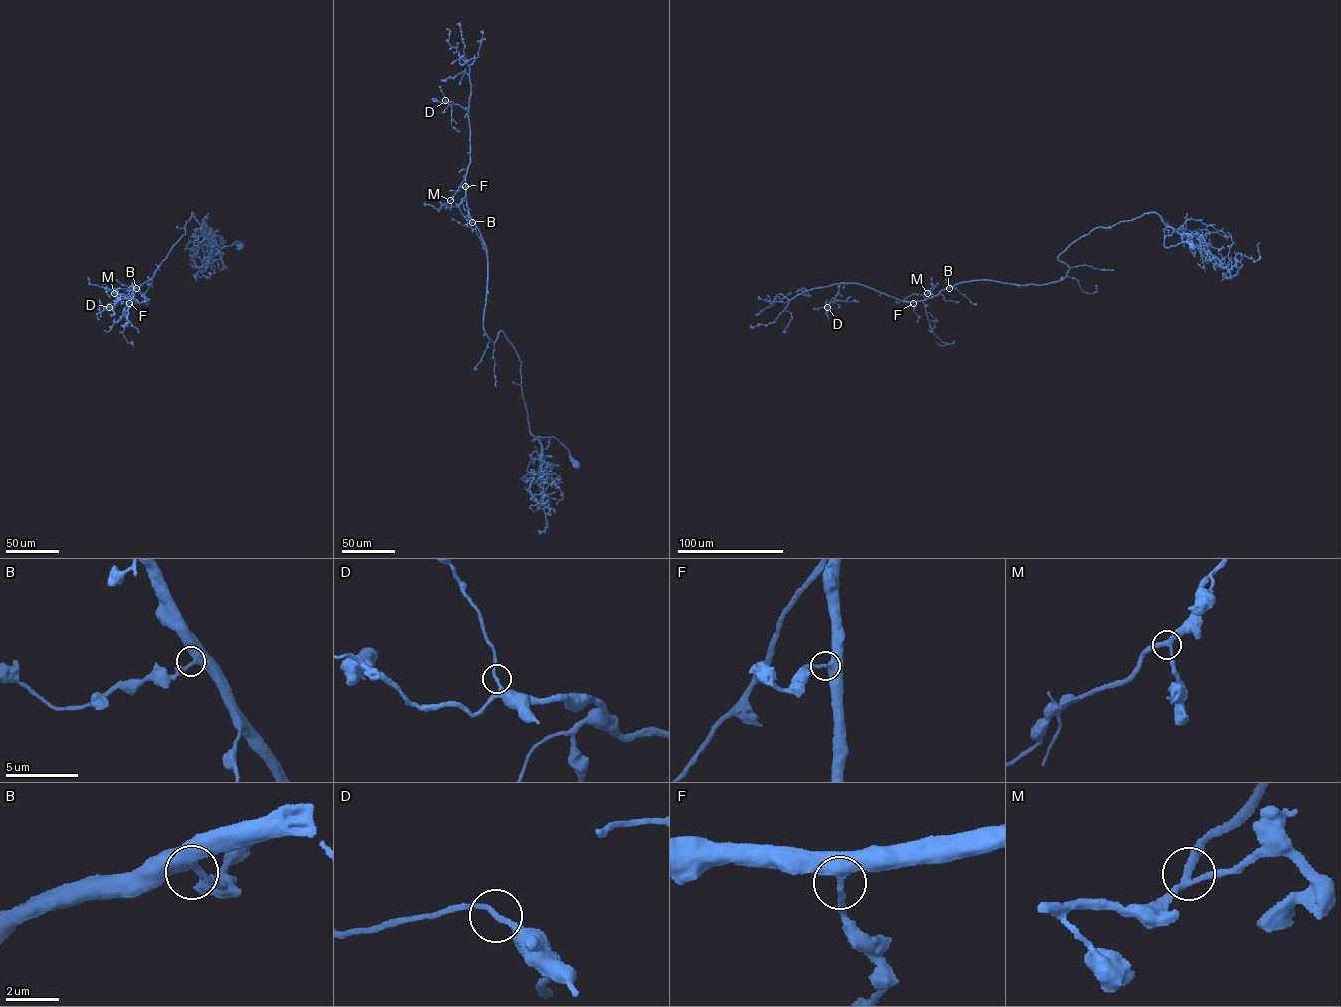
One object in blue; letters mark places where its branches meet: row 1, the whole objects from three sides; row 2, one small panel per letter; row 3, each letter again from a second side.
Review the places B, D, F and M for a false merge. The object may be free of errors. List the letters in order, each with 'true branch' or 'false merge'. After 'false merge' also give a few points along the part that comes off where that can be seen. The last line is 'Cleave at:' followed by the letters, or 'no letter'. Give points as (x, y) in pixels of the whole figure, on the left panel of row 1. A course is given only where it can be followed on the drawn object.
B: true branch
D: true branch
F: true branch
M: true branch
Cleave at: no letter

